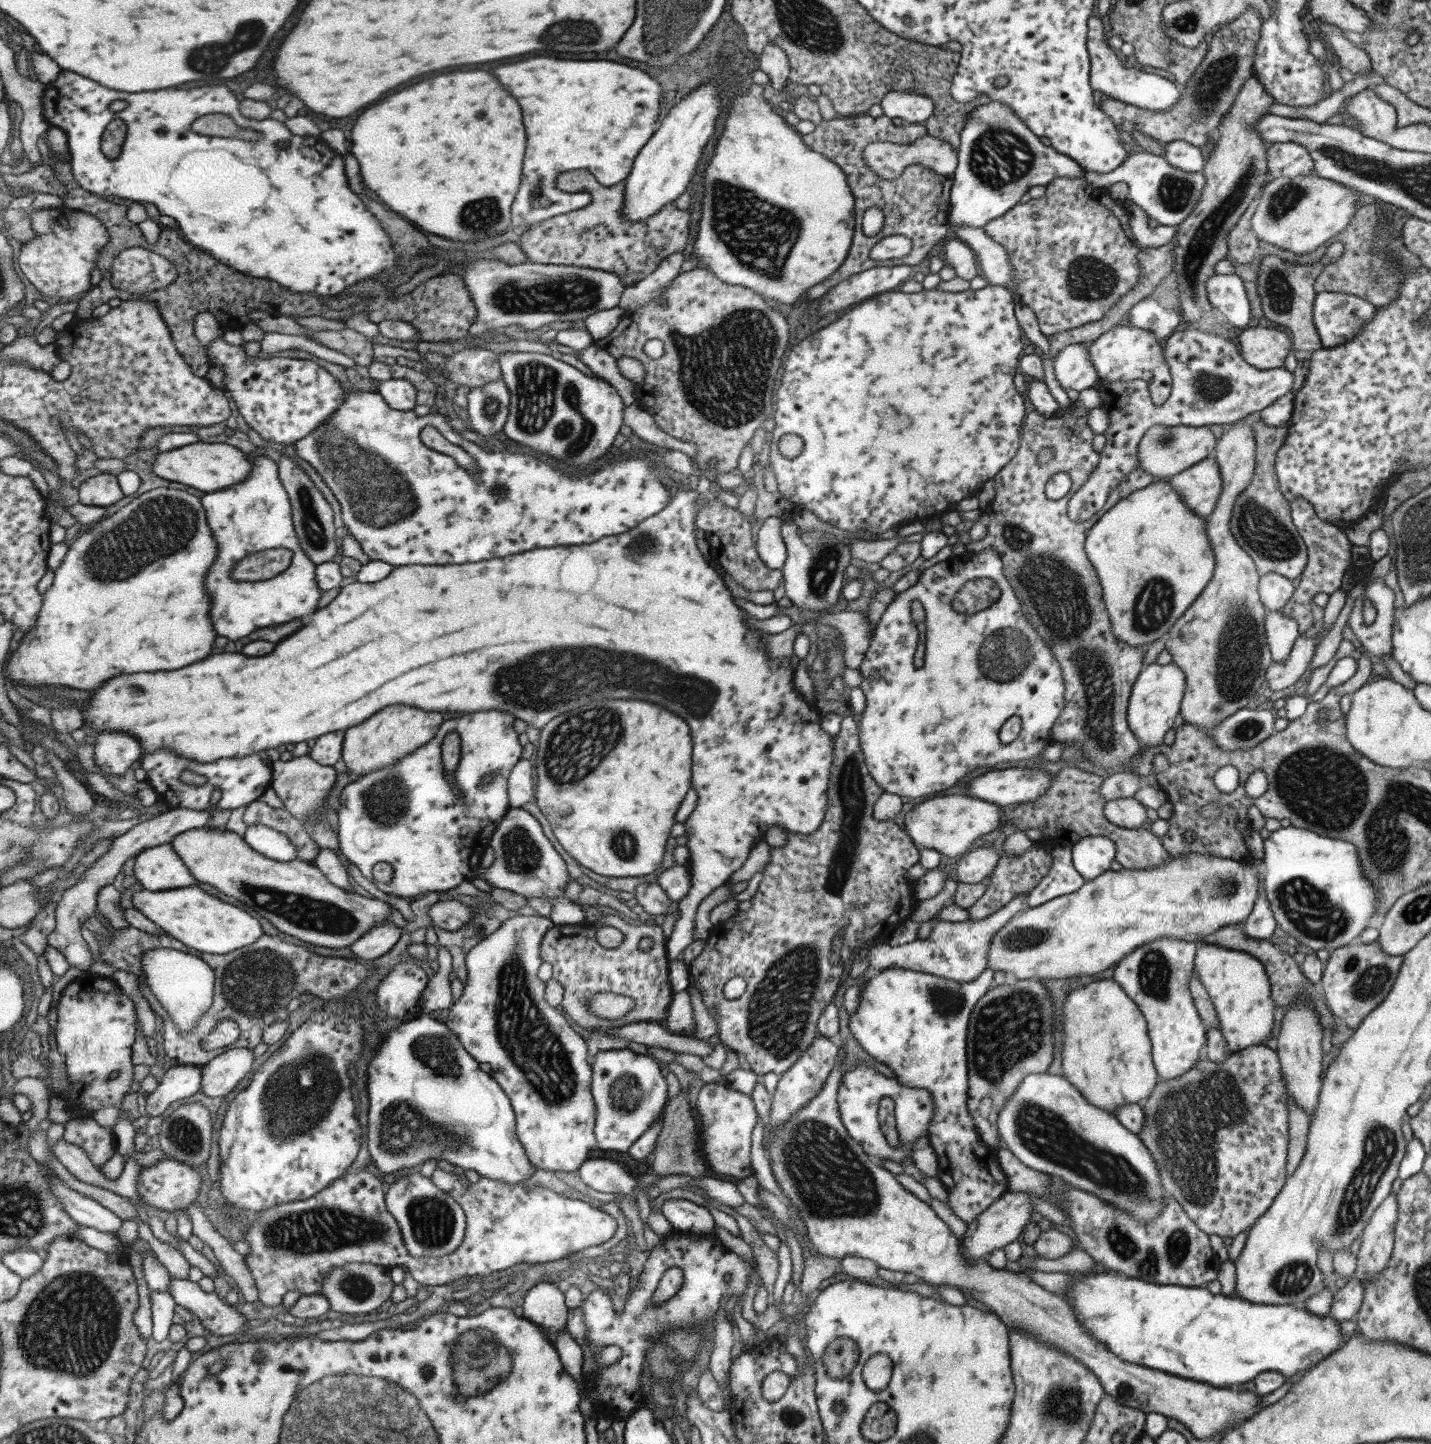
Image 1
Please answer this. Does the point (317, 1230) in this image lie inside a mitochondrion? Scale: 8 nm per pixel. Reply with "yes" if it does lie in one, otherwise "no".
yes

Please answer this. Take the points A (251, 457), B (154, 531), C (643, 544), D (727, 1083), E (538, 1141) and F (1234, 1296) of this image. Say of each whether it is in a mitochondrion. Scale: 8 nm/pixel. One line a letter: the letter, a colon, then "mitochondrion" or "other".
A: other
B: mitochondrion
C: mitochondrion
D: other
E: other
F: other

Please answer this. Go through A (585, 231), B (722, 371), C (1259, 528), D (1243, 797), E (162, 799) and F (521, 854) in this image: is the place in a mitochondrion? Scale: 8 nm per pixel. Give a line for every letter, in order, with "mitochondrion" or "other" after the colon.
A: other
B: mitochondrion
C: mitochondrion
D: other
E: other
F: mitochondrion

